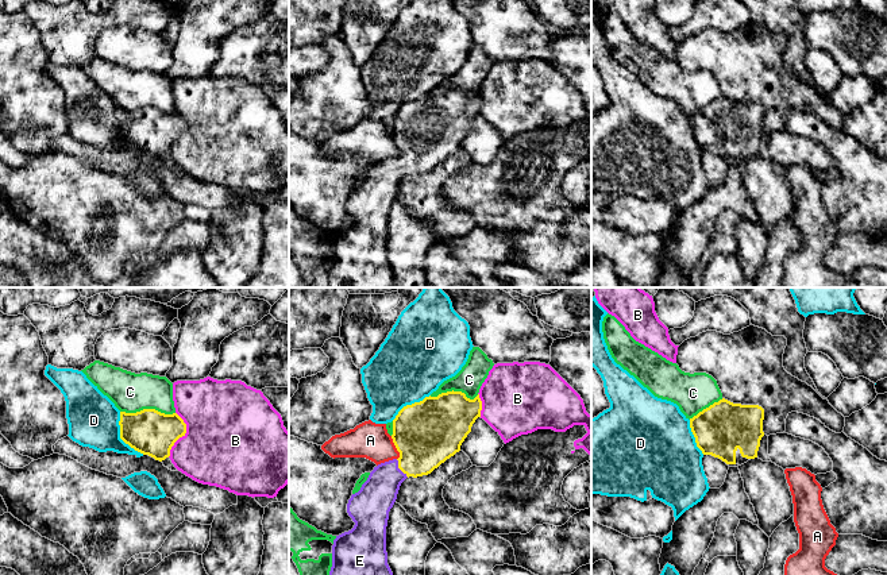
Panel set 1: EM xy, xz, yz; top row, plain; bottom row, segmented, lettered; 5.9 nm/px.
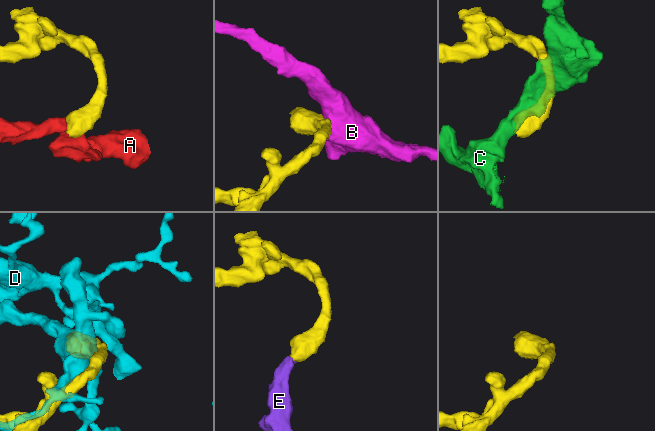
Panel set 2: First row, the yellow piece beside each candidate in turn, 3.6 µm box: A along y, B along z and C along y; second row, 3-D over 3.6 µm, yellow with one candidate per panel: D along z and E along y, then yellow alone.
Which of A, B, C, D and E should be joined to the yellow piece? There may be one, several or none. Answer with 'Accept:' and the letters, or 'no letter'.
Accept: E

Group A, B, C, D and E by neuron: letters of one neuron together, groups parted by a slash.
A / B / C / D / E

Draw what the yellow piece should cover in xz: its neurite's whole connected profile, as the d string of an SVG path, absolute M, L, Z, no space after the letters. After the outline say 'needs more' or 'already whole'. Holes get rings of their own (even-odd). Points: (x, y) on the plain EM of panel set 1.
M452 88L437 94L425 94L398 109L393 117L392 136L400 155L374 165L360 188L348 197L347 211L355 223L333 238L329 288L393 288L394 275L386 250L386 224L400 184L409 174L431 171L459 150L473 121L481 115L481 108L479 92L470 97L464 90Z; needs more

